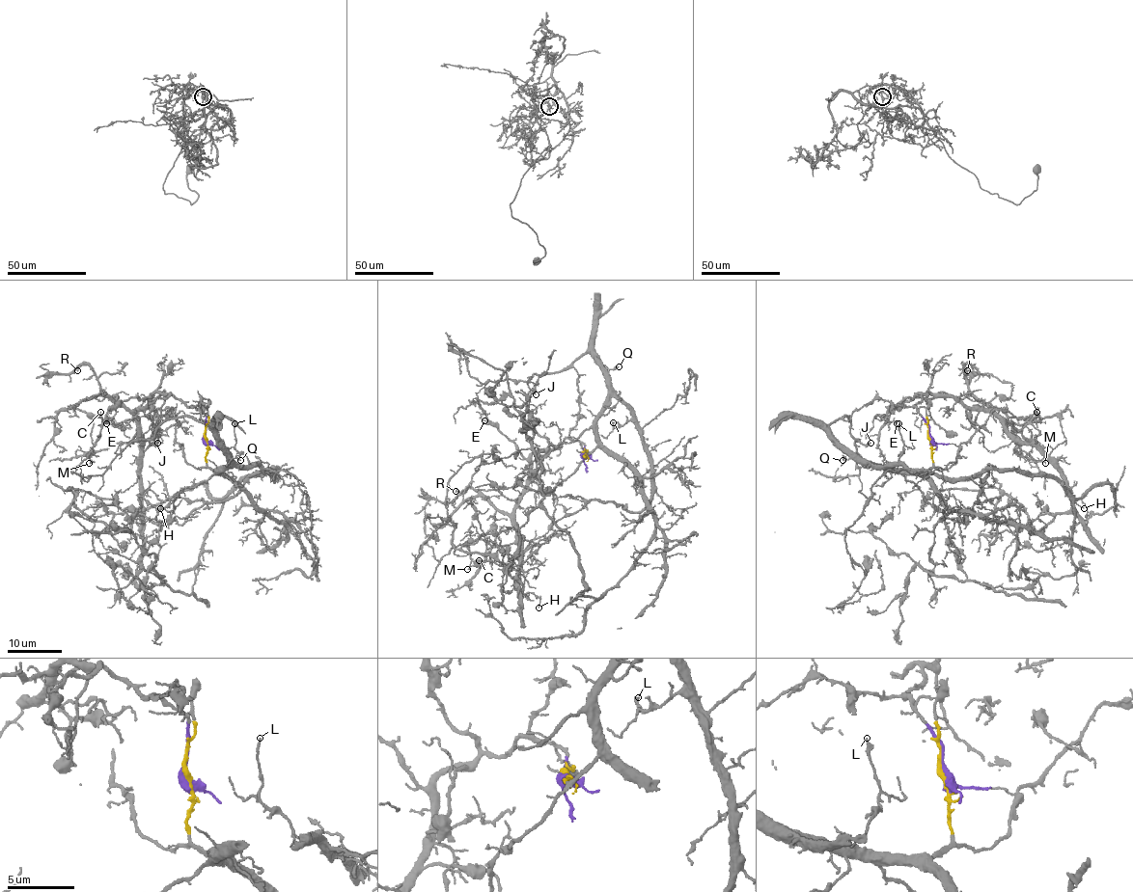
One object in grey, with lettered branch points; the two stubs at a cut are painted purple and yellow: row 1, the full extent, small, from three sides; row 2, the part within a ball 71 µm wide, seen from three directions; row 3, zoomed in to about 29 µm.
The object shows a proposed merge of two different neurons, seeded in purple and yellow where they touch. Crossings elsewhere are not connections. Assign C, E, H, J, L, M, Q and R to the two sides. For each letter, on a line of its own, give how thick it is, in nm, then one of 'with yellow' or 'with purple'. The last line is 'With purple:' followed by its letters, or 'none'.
C: 150 nm | with purple
E: 120 nm | with purple
H: 120 nm | with purple
J: 360 nm | with yellow
L: 180 nm | with yellow
M: 170 nm | with purple
Q: 170 nm | with yellow
R: 120 nm | with purple
With purple: C, E, H, M, R

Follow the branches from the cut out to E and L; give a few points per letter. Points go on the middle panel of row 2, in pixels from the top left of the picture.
E: (585, 454), (584, 445), (566, 438), (526, 459), (483, 414), (484, 420)
L: (585, 454), (597, 445), (597, 414), (612, 397), (619, 397), (630, 411), (630, 418), (614, 427), (614, 421)

